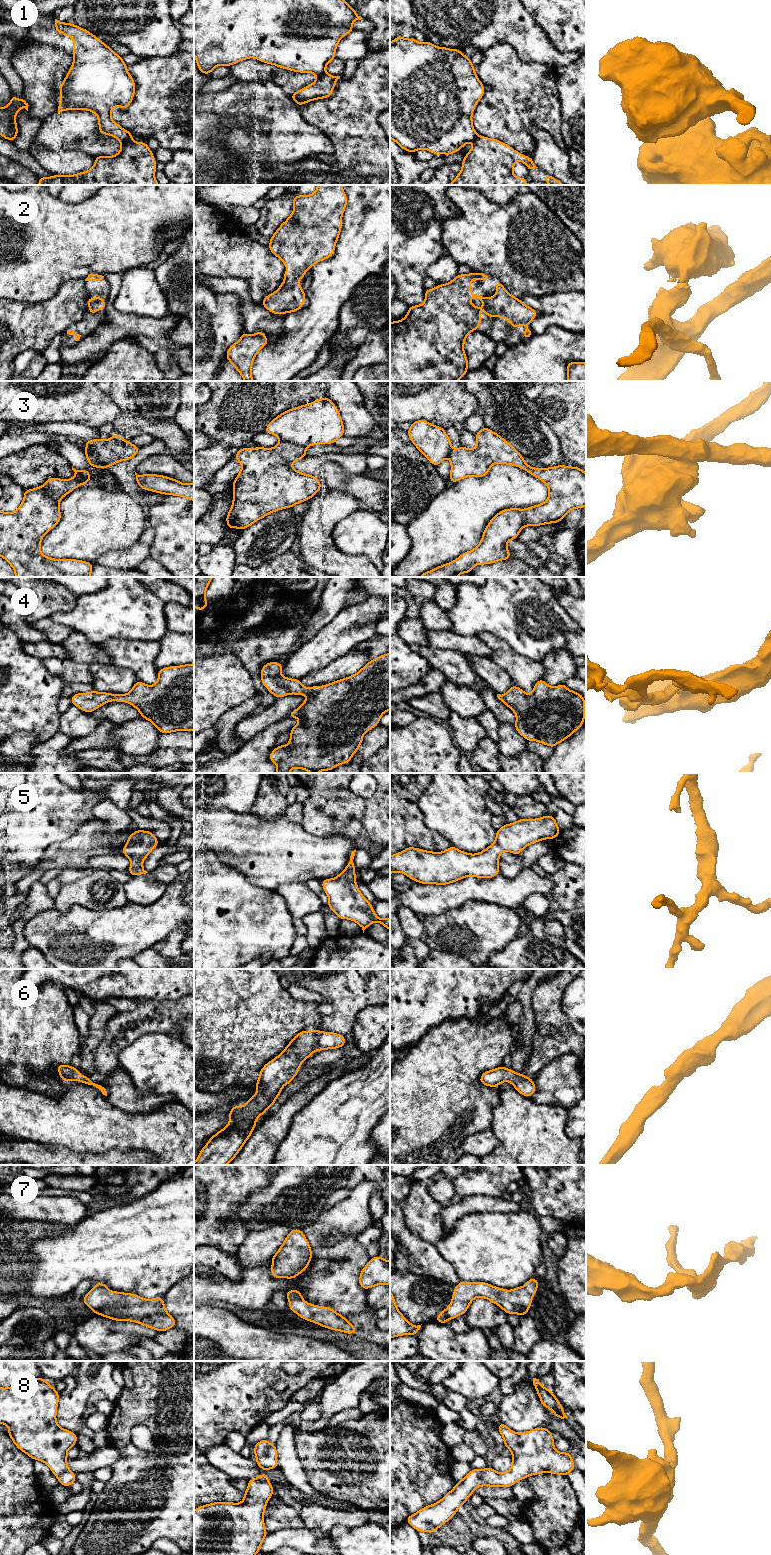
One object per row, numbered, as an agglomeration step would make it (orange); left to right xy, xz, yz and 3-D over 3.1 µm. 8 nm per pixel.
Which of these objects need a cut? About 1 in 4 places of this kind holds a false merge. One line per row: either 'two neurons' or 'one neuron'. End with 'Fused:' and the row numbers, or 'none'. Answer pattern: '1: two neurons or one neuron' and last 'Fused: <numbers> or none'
1: two neurons
2: one neuron
3: two neurons
4: one neuron
5: one neuron
6: one neuron
7: one neuron
8: one neuron
Fused: 1, 3

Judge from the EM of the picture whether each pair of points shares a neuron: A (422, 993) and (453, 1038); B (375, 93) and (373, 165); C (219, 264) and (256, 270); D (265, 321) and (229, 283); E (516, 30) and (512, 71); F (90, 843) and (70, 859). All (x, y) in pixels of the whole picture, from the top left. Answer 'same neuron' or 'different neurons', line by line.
A: different neurons
B: same neuron
C: same neuron
D: same neuron
E: different neurons
F: same neuron

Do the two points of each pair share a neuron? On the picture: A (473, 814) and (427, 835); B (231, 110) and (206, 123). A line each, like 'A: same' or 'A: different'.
A: different
B: different

